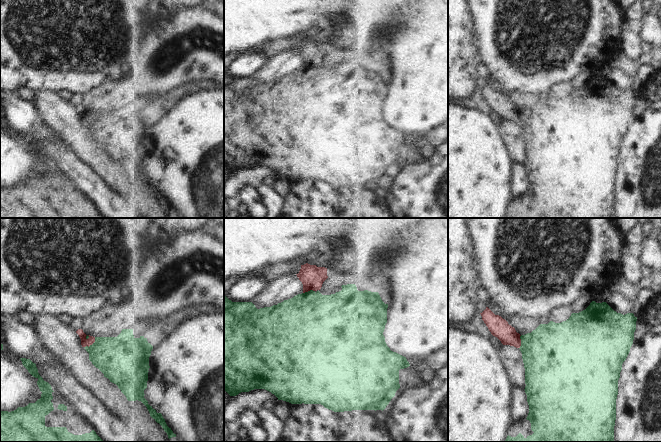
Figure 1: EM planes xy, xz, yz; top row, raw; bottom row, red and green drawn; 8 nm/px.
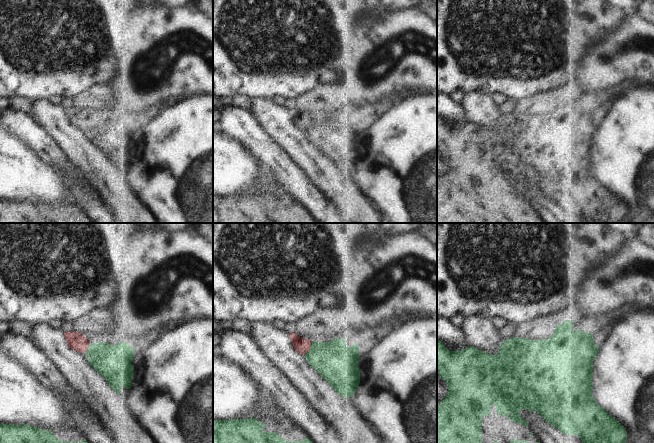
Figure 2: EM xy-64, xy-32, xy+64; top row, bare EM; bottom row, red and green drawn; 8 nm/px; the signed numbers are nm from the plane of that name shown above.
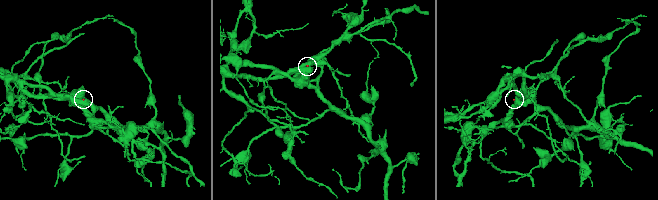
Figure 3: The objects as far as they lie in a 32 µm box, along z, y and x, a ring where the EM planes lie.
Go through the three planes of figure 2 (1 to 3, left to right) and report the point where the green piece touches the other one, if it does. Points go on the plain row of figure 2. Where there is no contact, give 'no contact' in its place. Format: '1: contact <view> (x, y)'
1: contact xy-64 (88, 123)
2: contact xy-32 (309, 124)
3: no contact

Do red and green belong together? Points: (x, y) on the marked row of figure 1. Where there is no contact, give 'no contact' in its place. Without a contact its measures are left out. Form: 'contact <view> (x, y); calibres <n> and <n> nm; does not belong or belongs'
contact xy (91, 344); calibres 70 and 360 nm; does not belong

